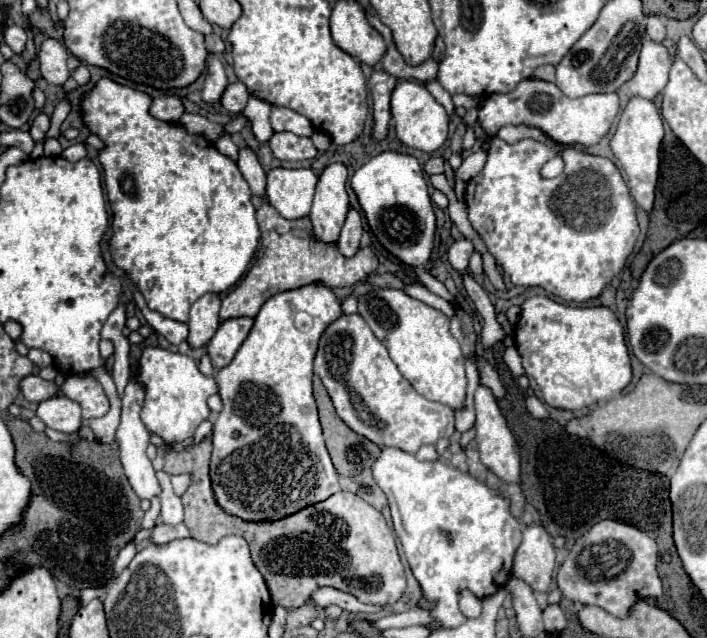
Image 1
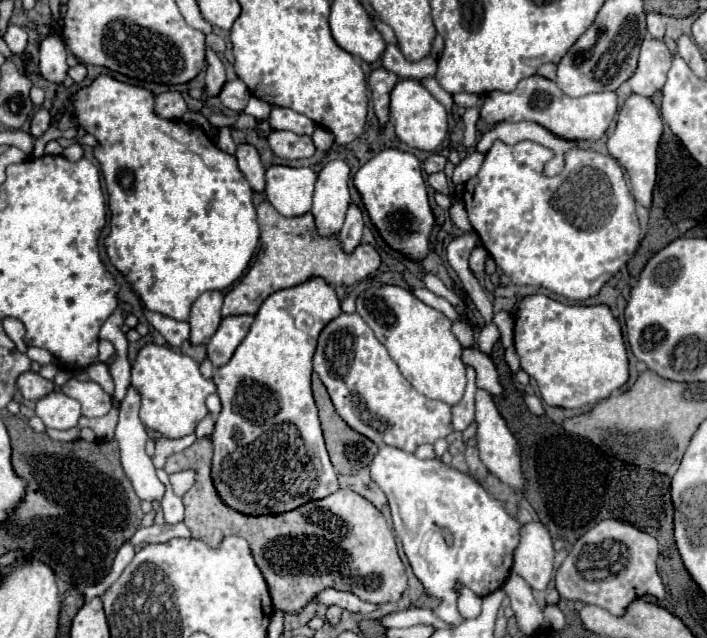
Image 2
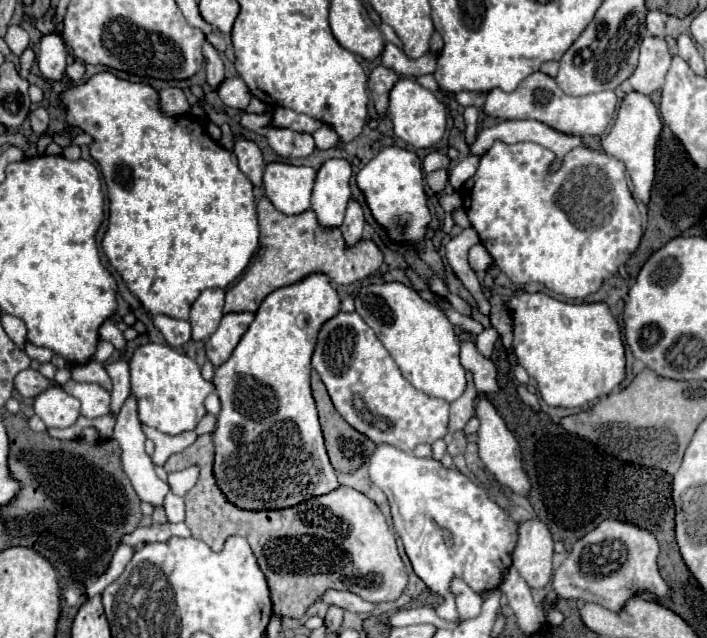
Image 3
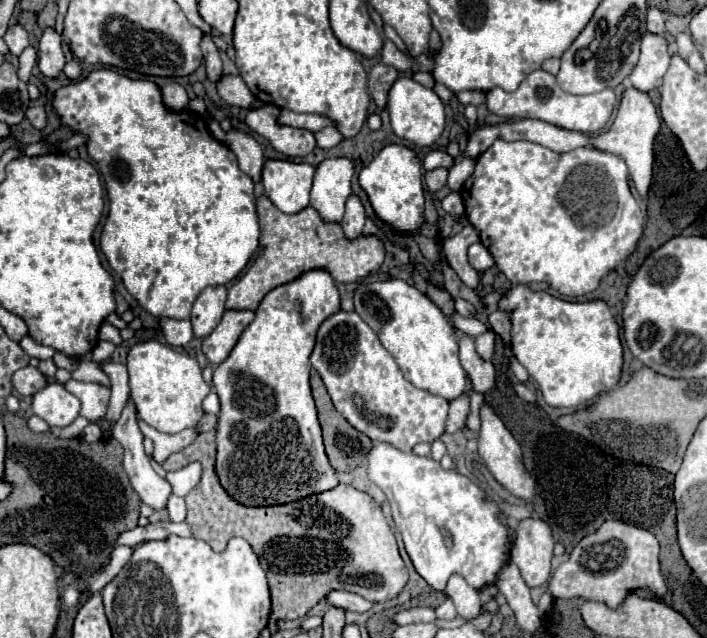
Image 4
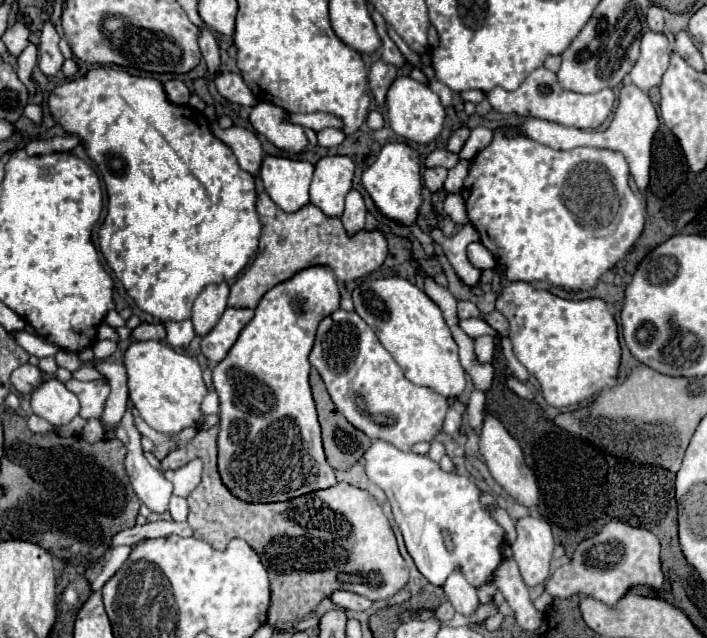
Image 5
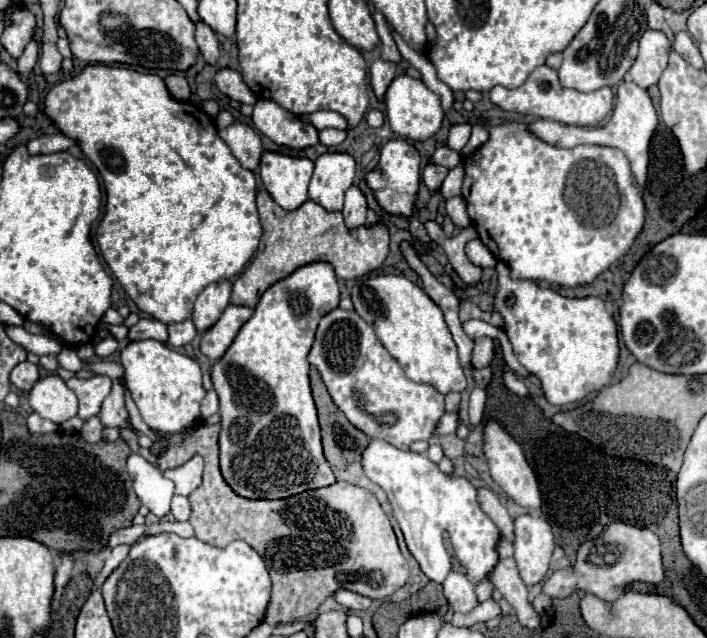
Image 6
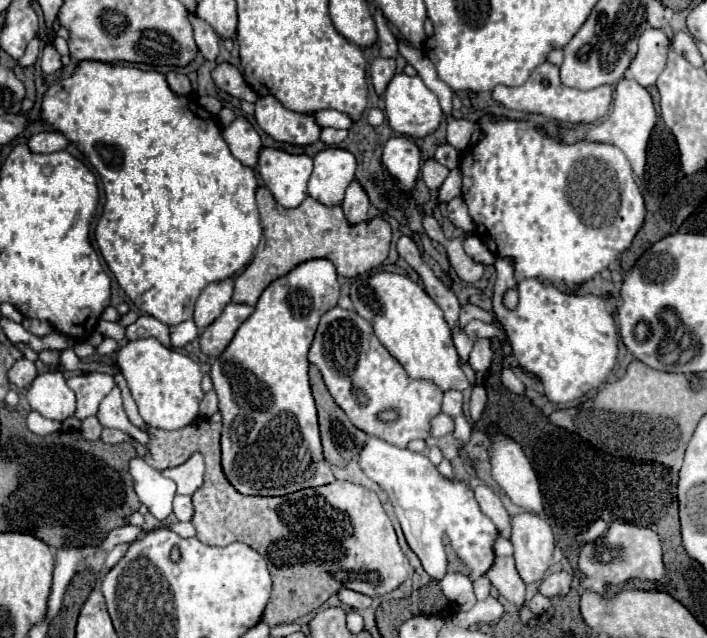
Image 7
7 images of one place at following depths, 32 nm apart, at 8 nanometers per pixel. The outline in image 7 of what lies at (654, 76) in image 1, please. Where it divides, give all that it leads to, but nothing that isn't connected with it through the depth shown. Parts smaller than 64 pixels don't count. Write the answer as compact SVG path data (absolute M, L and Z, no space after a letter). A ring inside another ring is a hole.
M646 28L638 40L638 54L632 60L628 72L630 76L644 88L656 84L660 72L666 66L666 54L668 54L670 40L662 30Z

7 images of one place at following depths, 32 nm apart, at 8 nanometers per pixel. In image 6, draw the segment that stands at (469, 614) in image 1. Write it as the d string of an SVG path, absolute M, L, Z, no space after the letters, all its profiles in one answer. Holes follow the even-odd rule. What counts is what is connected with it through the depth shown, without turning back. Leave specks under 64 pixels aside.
M450 574L444 584L444 596L448 598L450 606L456 610L456 612L462 612L462 614L468 614L476 604L476 594L474 594L474 586L466 580L466 576L462 574Z

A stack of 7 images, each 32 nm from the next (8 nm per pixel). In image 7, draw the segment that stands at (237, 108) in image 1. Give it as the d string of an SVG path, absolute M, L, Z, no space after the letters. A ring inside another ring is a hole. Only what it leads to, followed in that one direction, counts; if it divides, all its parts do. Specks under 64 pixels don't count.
M218 64L216 70L212 72L212 78L216 82L216 86L222 92L228 92L230 96L238 98L238 100L246 100L246 102L256 102L256 94L246 86L242 74L238 68L234 68L232 64Z

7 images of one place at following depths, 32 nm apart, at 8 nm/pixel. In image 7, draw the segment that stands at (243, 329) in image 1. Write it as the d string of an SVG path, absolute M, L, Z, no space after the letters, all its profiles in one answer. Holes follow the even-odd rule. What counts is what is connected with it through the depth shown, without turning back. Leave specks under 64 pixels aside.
M230 302L224 312L220 314L220 318L216 322L212 322L208 328L202 330L200 334L200 348L206 356L210 358L218 358L224 348L230 344L230 340L234 338L236 330L240 328L240 324L254 312L252 306L248 304L234 304Z

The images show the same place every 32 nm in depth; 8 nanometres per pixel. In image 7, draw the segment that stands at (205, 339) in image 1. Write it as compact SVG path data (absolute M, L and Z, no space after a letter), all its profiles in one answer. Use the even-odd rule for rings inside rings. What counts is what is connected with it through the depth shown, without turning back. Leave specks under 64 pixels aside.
M226 278L214 284L208 284L202 294L196 300L196 308L194 308L194 322L200 330L204 330L206 326L210 326L226 308L226 304L230 302L234 292L234 280Z

